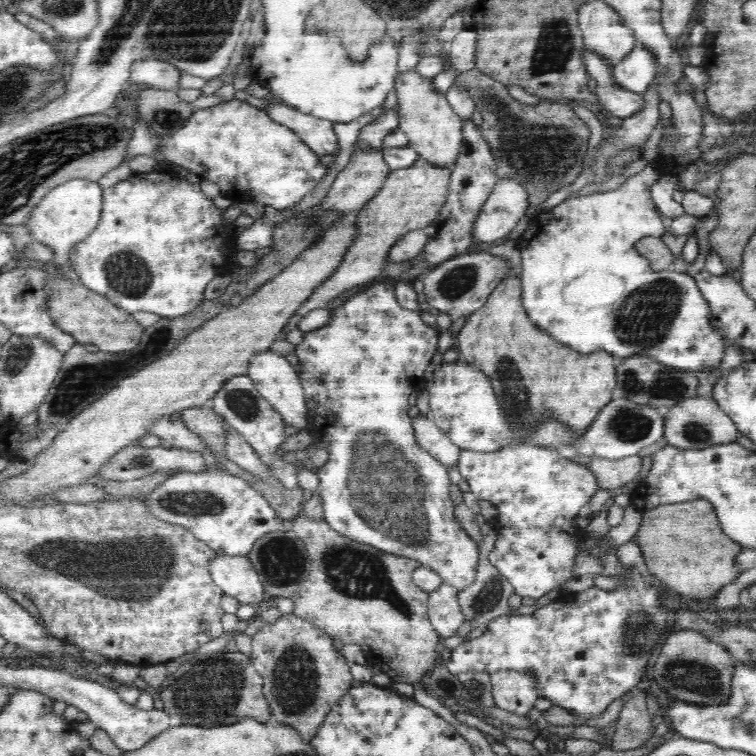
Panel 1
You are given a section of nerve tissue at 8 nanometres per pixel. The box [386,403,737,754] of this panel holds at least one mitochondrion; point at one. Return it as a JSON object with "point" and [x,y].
{"point":[689,674]}

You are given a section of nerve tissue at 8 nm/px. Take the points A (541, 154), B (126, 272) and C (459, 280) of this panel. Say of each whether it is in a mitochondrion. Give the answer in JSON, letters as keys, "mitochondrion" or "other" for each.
{"A":"mitochondrion","B":"mitochondrion","C":"mitochondrion"}

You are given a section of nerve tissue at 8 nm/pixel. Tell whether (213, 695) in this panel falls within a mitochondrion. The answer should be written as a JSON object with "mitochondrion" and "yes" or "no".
{"mitochondrion":"yes"}

